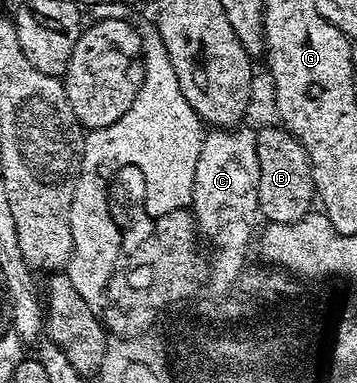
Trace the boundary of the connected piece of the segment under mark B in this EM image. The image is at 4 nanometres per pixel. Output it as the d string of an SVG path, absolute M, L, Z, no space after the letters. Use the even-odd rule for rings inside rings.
M275 126L256 131L260 214L265 220L274 223L293 223L307 217L318 199L312 176L312 162L308 159L304 146L288 132L287 127Z

